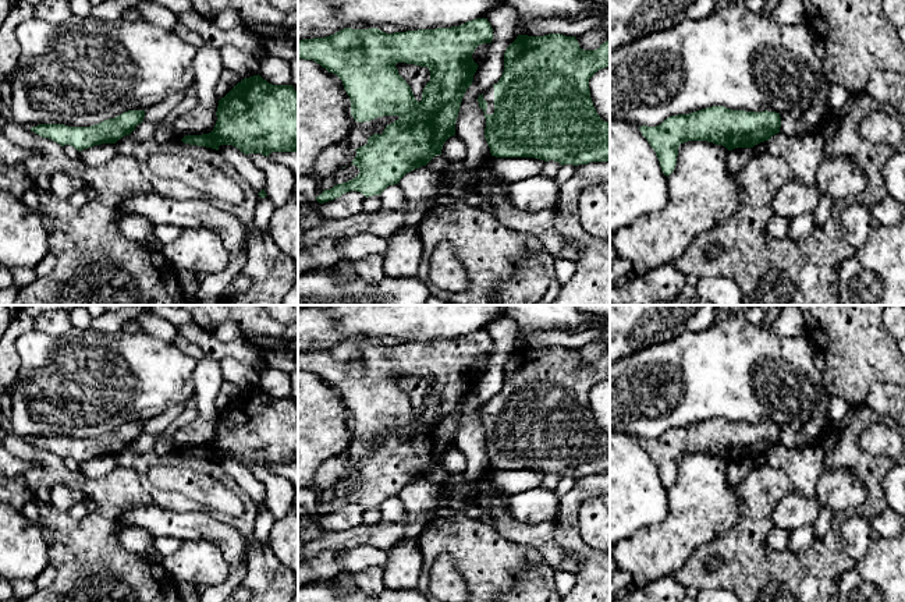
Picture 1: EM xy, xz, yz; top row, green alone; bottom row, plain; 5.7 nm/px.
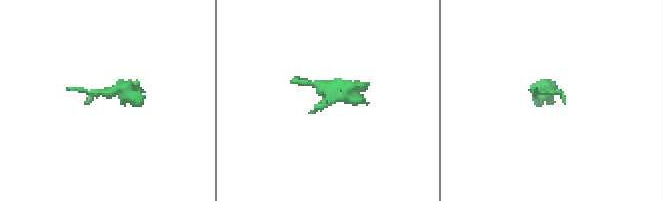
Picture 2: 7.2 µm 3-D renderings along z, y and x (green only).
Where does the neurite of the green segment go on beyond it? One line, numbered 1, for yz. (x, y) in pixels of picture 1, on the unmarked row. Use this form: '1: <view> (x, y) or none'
1: none

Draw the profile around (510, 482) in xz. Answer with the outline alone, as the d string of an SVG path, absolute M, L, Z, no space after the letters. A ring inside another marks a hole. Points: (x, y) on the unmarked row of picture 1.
M490 468L483 479L498 488L504 495L512 496L542 485L544 472L535 470L496 470Z

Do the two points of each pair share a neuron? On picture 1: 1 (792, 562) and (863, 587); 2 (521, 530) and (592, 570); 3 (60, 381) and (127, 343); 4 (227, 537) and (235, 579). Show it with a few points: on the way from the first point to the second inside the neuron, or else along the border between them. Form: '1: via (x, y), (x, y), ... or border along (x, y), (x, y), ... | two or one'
1: border along (855, 562), (838, 577), (837, 587) | two
2: border along (556, 541), (579, 559), (579, 567), (575, 572) | two
3: via (77, 381), (89, 381), (110, 360) | one
4: border along (247, 542), (244, 556), (238, 562), (229, 565) | two

